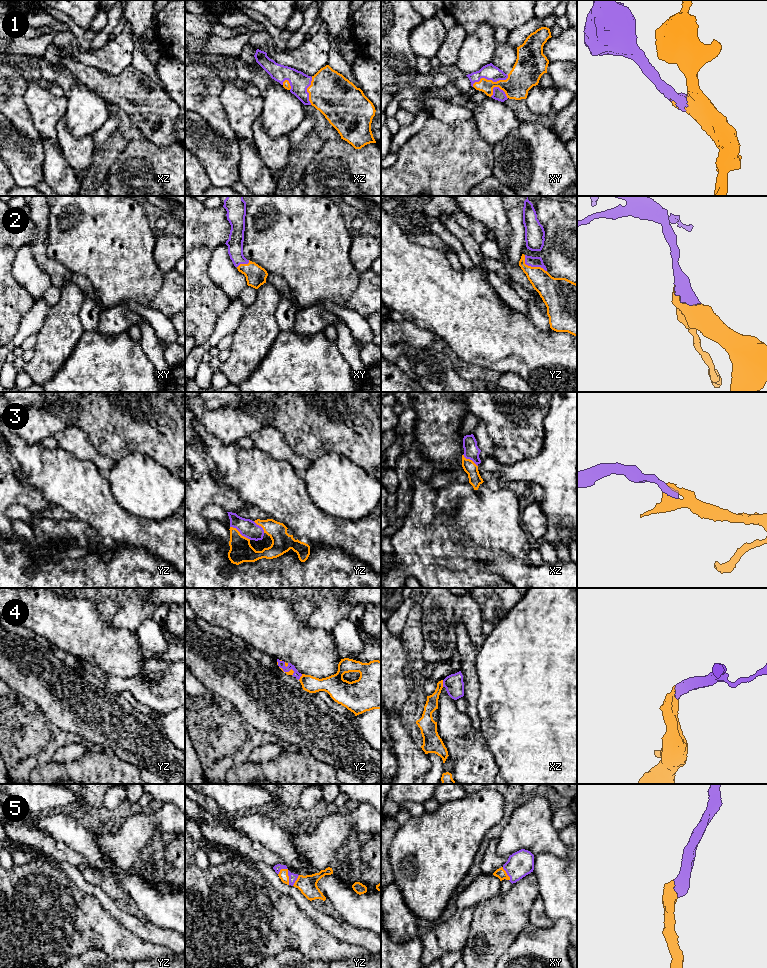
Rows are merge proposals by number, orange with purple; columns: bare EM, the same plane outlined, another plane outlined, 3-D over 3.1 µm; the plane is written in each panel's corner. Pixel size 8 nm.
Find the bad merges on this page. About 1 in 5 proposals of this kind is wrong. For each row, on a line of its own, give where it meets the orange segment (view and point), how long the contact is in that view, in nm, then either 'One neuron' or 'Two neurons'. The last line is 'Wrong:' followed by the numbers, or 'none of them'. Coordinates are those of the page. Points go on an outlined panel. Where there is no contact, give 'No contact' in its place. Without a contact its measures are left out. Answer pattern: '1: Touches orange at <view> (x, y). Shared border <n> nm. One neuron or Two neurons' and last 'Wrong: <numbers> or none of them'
1: Touches orange at xy (490, 80). Shared border 300 nm. One neuron
2: Touches orange at yz (532, 267). Shared border 220 nm. One neuron
3: Touches orange at yz (239, 533). Shared border 200 nm. One neuron
4: Touches orange at xz (442, 683). Shared border 60 nm. One neuron
5: Touches orange at yz (287, 874). Shared border 150 nm. One neuron
Wrong: none of them

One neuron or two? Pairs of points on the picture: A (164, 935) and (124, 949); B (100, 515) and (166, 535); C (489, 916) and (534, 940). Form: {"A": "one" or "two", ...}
{"A": "two", "B": "one", "C": "two"}

